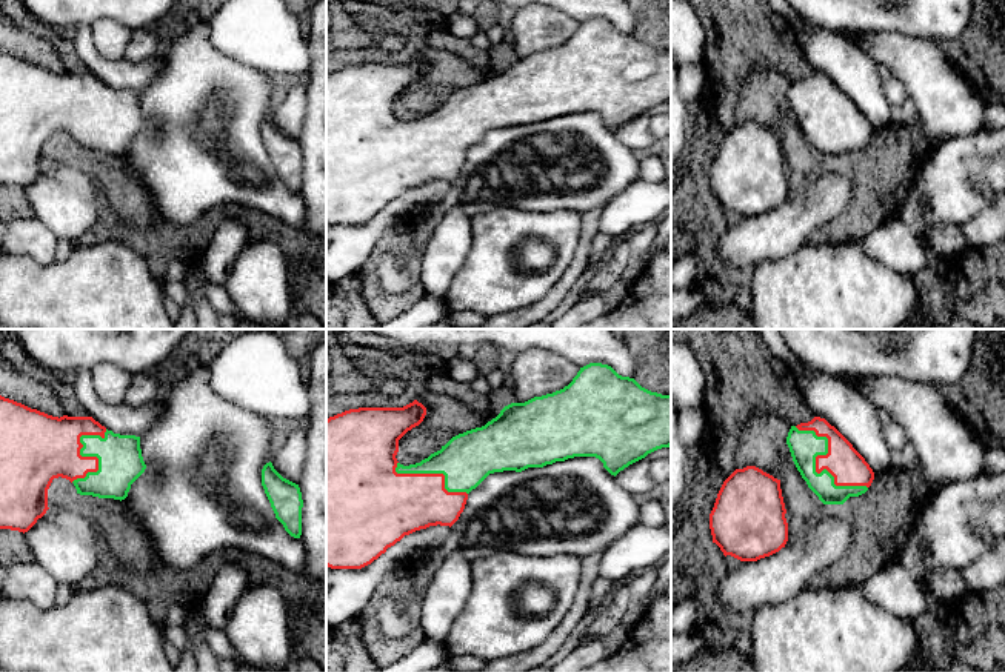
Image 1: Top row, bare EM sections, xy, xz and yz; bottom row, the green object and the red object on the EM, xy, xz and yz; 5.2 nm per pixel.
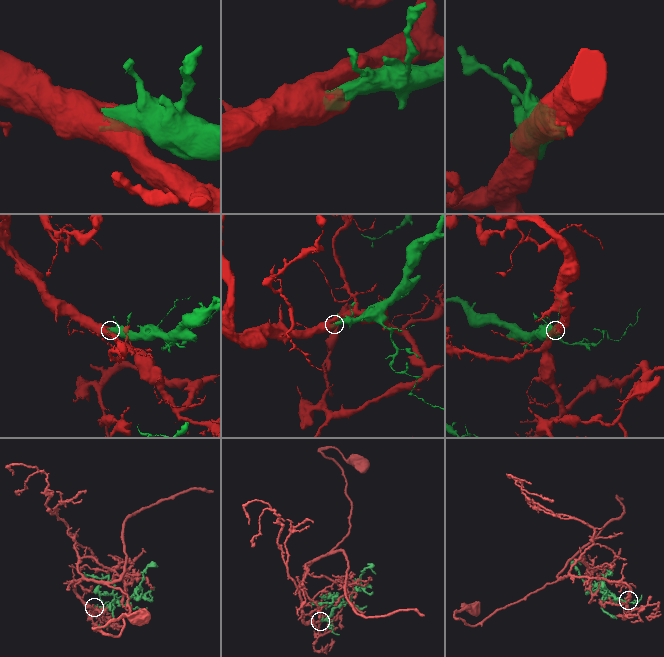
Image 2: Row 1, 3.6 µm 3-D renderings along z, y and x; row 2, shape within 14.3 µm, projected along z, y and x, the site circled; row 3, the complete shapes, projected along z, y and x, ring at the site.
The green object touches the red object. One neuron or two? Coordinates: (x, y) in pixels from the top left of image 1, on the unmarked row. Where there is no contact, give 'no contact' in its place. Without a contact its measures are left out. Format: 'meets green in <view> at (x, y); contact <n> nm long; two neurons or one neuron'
meets green in yz at (814, 119); contact 500 nm long; one neuron

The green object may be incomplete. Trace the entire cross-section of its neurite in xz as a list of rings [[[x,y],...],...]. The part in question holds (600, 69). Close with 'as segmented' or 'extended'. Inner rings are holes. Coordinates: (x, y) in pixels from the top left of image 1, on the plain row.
[[[589,18],[577,28],[573,37],[560,46],[534,52],[525,58],[511,58],[500,69],[482,83],[476,83],[452,92],[440,106],[431,109],[420,118],[403,121],[397,117],[399,95],[412,83],[419,82],[426,71],[426,63],[414,55],[403,63],[359,63],[349,65],[326,75],[326,221],[331,225],[362,225],[377,215],[388,203],[394,201],[405,191],[429,181],[452,181],[465,165],[468,149],[476,145],[489,129],[516,126],[522,128],[528,123],[543,123],[556,117],[565,117],[574,112],[596,112],[603,123],[617,131],[629,120],[645,114],[648,109],[671,101],[671,51],[662,51],[642,43],[634,34],[619,31],[611,22],[602,18]]]; extended

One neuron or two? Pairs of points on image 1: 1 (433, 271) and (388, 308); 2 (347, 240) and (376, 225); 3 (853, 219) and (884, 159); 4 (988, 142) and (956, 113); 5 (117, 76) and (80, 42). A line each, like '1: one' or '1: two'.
1: two
2: one
3: one
4: two
5: one

